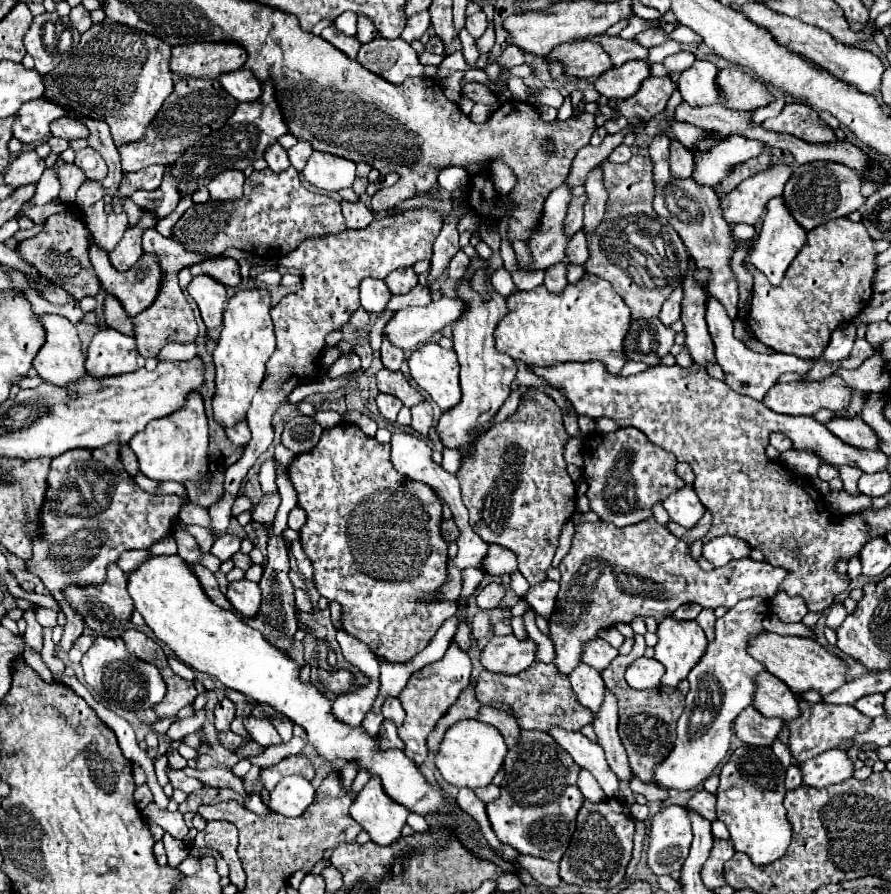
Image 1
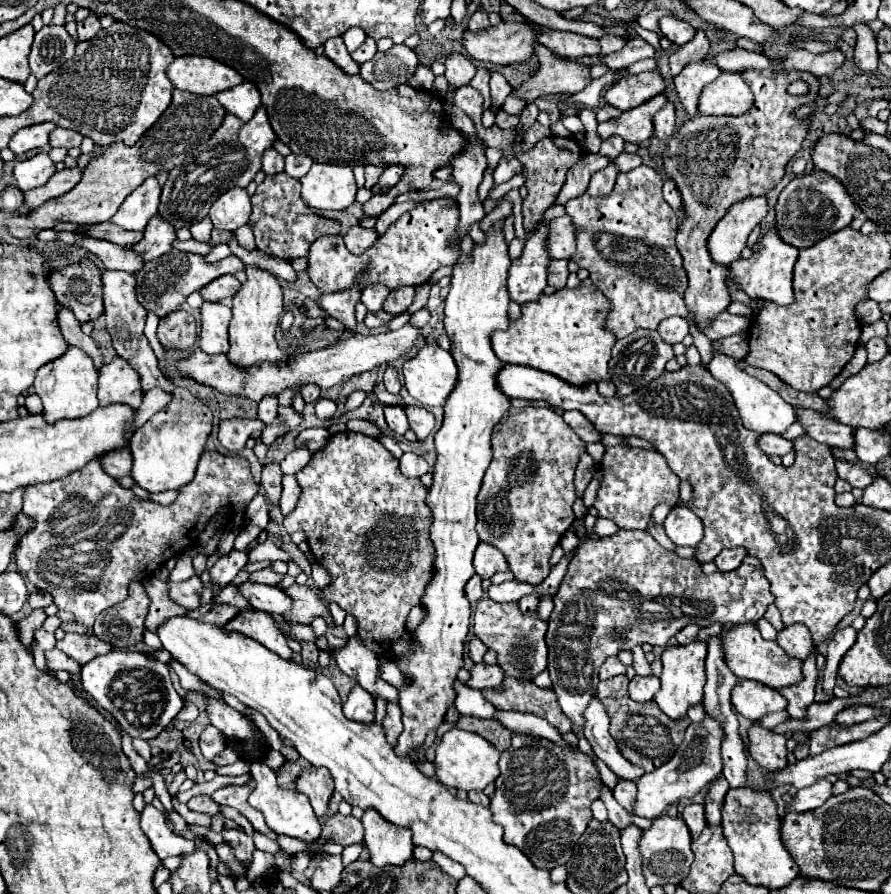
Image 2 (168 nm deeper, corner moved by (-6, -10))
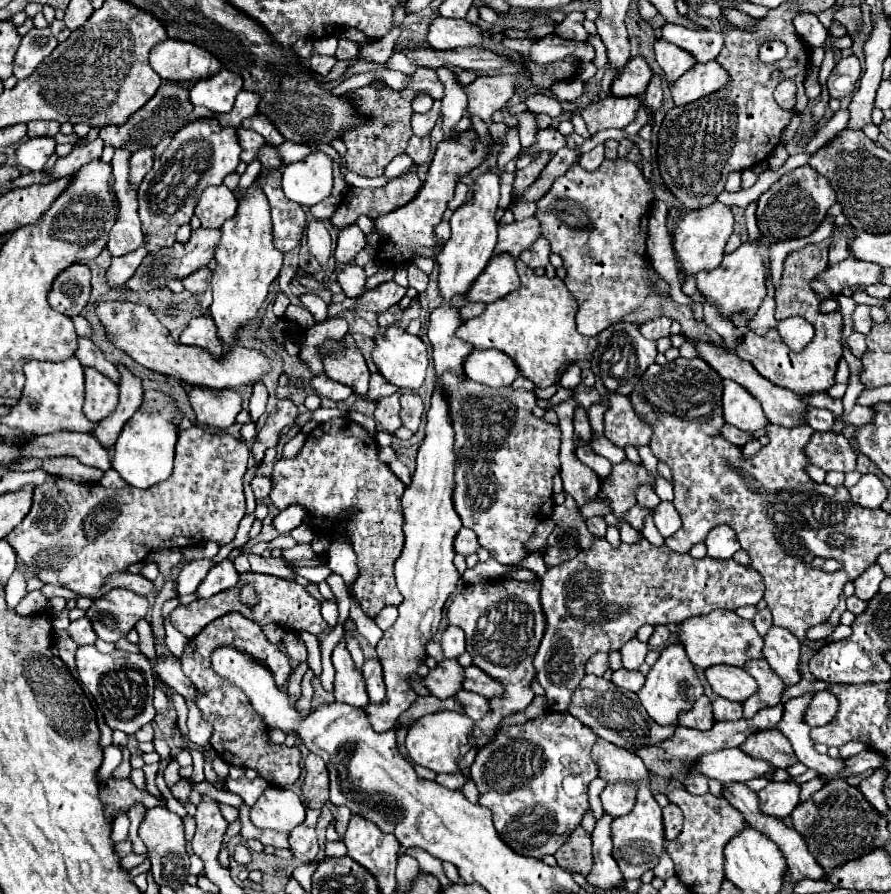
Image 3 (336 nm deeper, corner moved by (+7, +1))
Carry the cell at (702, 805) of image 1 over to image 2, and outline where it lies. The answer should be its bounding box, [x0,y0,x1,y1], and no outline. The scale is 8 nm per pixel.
[682,804,706,838]

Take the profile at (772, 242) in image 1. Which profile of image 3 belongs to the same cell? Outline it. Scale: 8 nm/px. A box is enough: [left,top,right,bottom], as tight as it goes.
[695,241,771,319]

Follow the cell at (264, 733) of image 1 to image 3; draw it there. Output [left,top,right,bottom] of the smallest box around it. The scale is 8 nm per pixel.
[153,657,197,701]

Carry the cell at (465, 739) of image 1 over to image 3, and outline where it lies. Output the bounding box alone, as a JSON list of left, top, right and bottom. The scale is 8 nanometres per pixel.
[405,711,477,773]

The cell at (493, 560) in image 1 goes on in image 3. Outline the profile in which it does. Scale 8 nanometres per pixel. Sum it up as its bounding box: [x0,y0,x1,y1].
[455,527,481,557]

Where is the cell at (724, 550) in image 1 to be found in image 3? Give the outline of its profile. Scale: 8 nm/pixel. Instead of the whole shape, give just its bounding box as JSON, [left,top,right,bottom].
[705,527,741,559]

